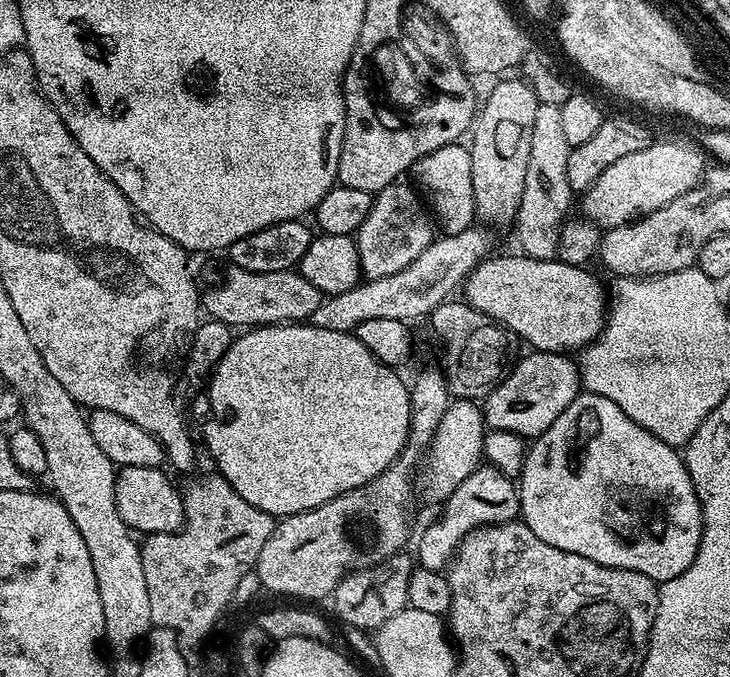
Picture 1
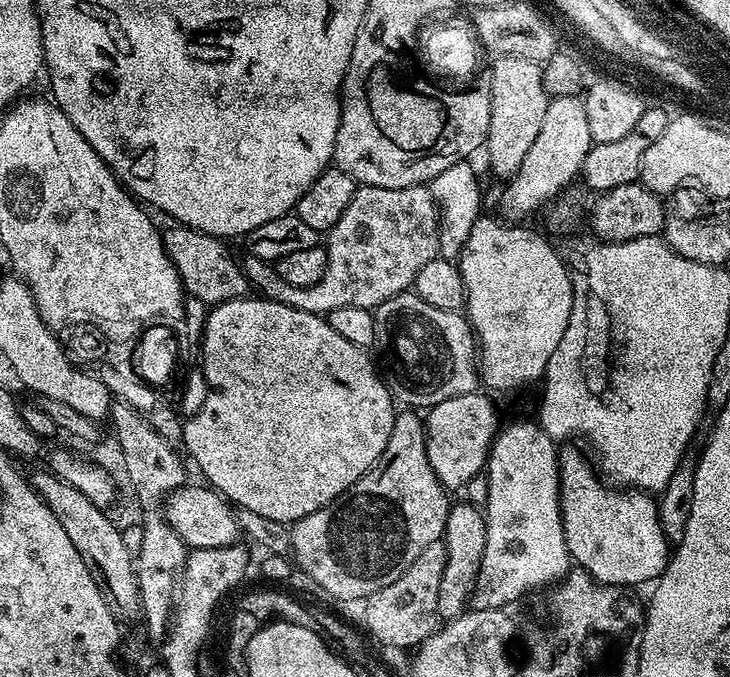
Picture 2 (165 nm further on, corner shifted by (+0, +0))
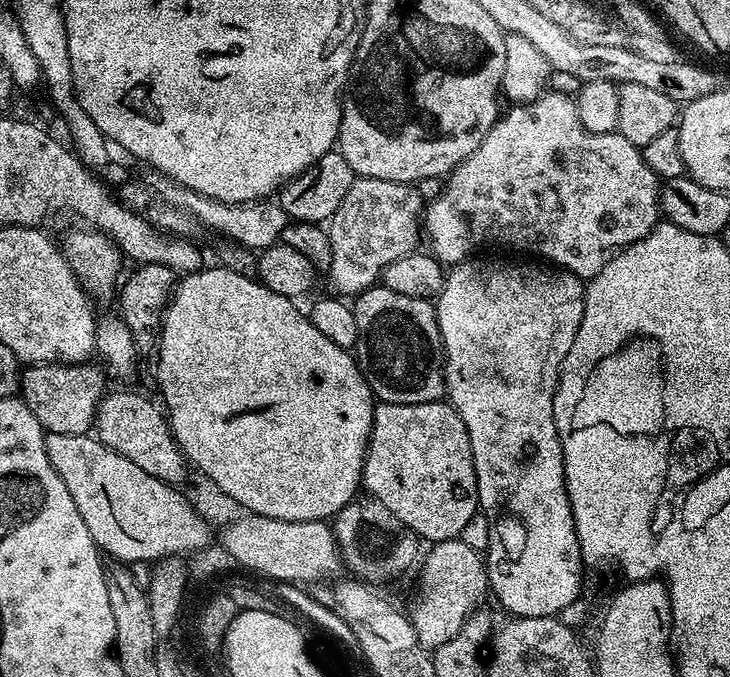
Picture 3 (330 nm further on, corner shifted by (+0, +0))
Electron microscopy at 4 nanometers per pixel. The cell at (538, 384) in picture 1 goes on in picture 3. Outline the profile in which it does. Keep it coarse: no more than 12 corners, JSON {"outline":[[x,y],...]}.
{"outline":[[443,399],[377,403],[362,488],[421,541],[474,518],[470,434]]}

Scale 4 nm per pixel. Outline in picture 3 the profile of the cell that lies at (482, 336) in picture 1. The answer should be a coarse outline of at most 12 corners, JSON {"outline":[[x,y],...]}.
{"outline":[[373,286],[351,301],[354,355],[382,404],[446,392],[433,301]]}

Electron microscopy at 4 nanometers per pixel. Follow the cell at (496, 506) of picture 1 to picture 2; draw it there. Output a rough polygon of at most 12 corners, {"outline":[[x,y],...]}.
{"outline":[[449,507],[436,615],[469,607],[489,535],[485,513]]}

